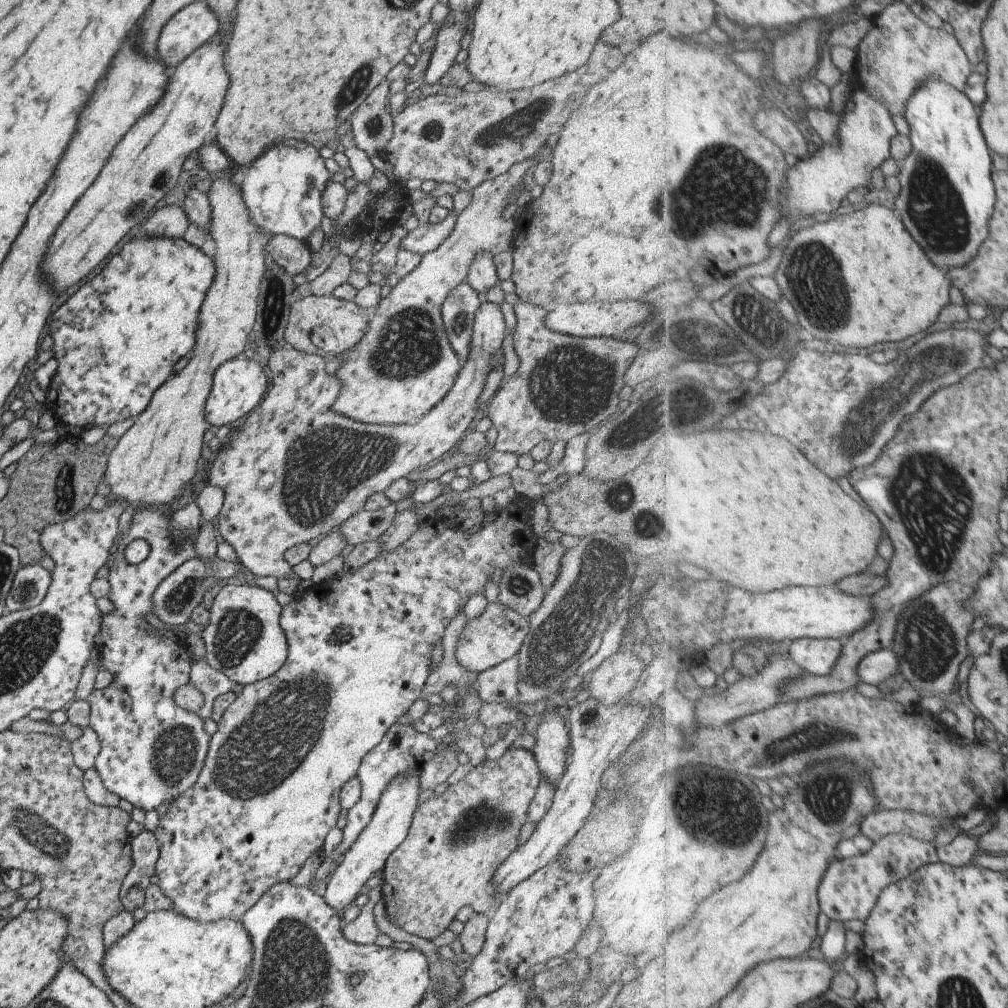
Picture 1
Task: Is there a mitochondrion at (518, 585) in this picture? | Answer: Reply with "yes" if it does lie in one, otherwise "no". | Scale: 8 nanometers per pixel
yes

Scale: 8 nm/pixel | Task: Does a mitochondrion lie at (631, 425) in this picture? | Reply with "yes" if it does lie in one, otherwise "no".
no

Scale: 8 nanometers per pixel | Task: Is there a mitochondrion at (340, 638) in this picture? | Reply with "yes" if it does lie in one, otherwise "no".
yes

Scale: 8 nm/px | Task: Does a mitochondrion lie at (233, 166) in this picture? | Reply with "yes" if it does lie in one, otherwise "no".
no

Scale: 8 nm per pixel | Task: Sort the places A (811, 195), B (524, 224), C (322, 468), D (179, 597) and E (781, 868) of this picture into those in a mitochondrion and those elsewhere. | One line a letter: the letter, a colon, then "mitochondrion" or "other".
A: other
B: other
C: mitochondrion
D: mitochondrion
E: other

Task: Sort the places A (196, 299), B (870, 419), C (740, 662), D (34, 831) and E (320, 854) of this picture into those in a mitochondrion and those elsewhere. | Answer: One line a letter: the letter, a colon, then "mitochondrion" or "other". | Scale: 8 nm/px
A: other
B: mitochondrion
C: other
D: mitochondrion
E: other

